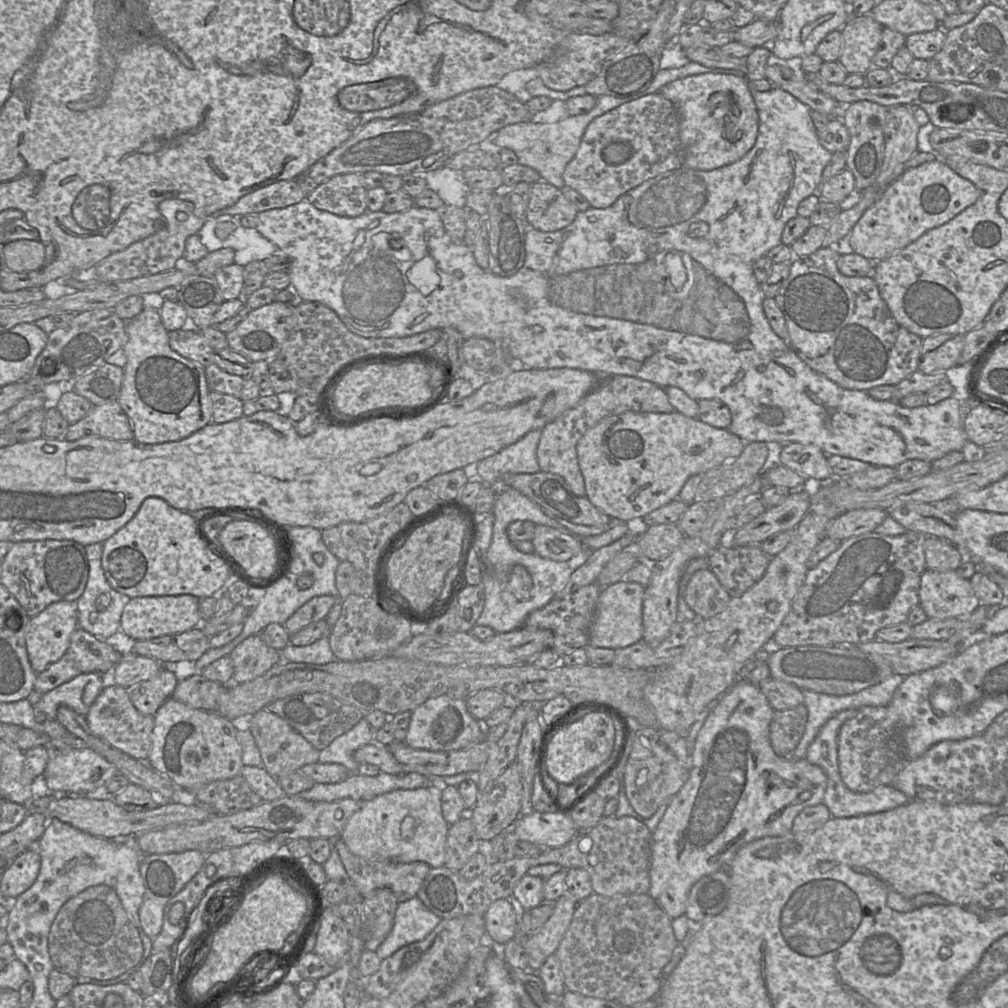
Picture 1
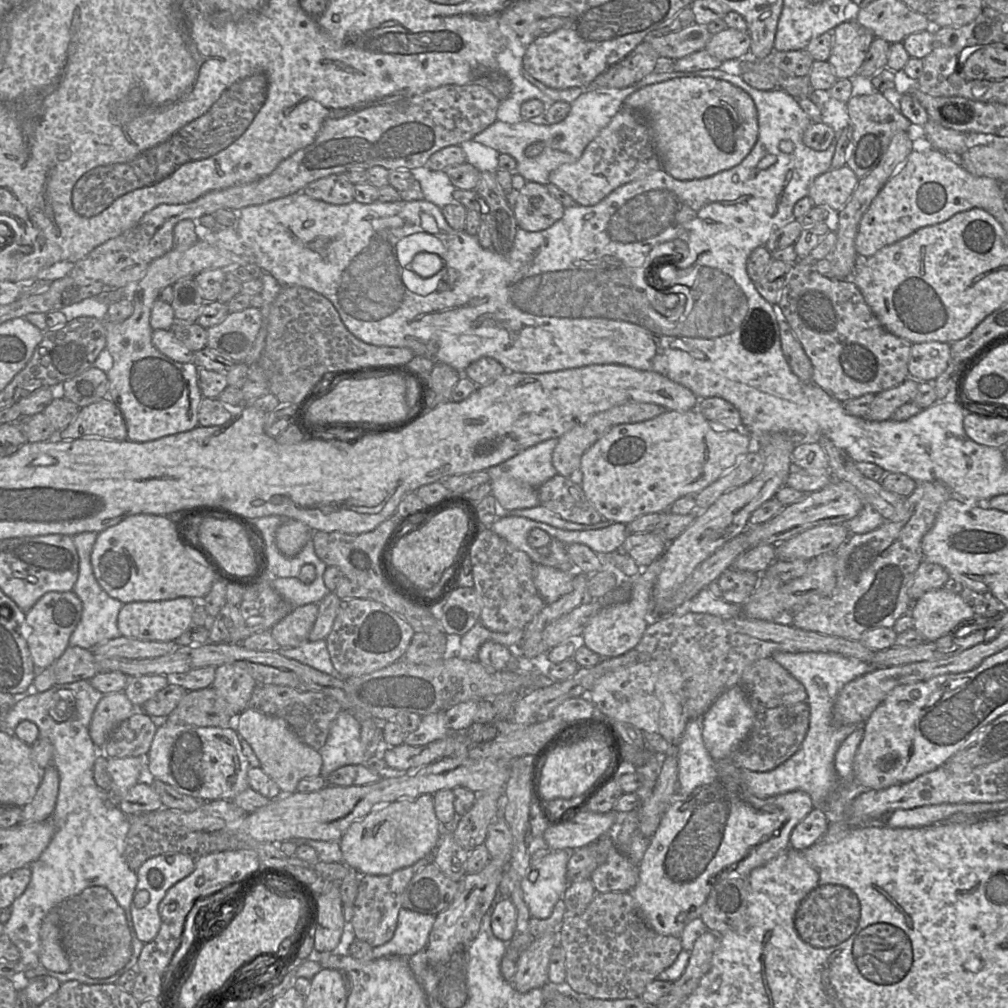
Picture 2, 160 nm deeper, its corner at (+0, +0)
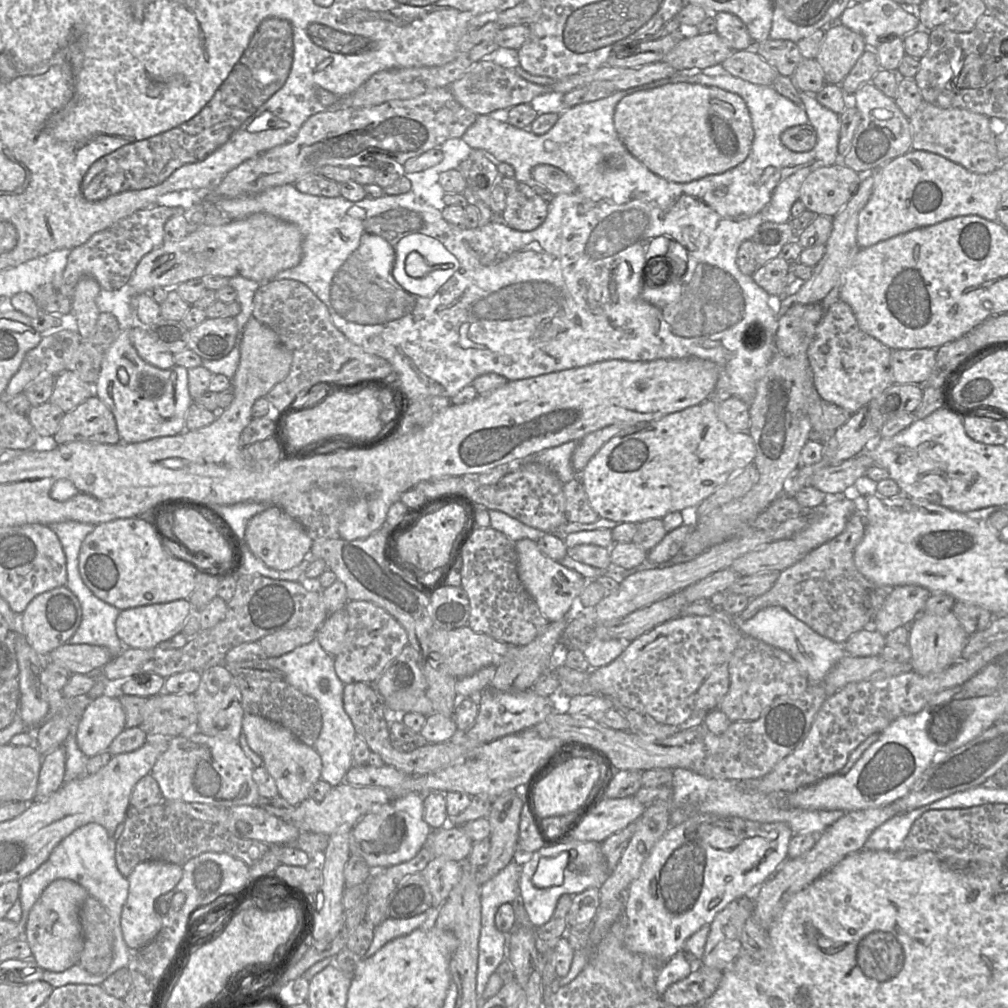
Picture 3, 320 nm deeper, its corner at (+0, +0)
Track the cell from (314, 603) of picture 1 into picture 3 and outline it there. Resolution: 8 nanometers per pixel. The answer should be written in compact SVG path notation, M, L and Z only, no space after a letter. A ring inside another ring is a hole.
M283 629L262 637L258 642L269 658L278 657L310 643L316 638L316 633L311 629Z

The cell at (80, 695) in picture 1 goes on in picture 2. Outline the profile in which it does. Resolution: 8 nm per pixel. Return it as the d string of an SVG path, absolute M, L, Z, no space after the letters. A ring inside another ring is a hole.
M89 680L56 684L42 693L30 691L25 696L19 697L19 700L12 708L3 714L3 720L1 720L1 728L9 729L15 729L20 722L25 720L35 723L39 729L39 738L48 740L53 746L52 764L56 767L59 774L58 796L50 818L55 826L55 833L40 857L30 865L31 880L25 892L11 906L11 917L4 924L4 937L8 938L18 947L21 953L20 961L23 964L33 969L40 967L40 928L44 918L62 902L92 886L105 887L114 895L125 912L131 933L133 945L132 957L116 974L109 978L94 979L73 970L65 973L50 970L43 972L42 975L53 976L61 983L76 980L89 985L115 984L123 974L136 967L140 953L145 945L136 935L131 915L131 905L136 892L138 876L137 872L129 868L124 859L125 839L130 829L129 816L123 813L119 806L110 798L109 794L96 784L93 775L94 763L101 753L101 749L93 743L89 734L89 725L95 708L103 696L103 693L96 690L90 684ZM57 692L63 696L54 698L51 705L51 699ZM62 702L64 702L63 706L65 707L63 713L60 708L57 711L57 707L60 707Z

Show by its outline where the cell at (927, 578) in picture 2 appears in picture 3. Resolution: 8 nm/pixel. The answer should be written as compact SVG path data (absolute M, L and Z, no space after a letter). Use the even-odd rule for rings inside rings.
M917 585L889 589L881 608L875 613L871 627L886 636L900 626L909 625L922 613L931 592Z

